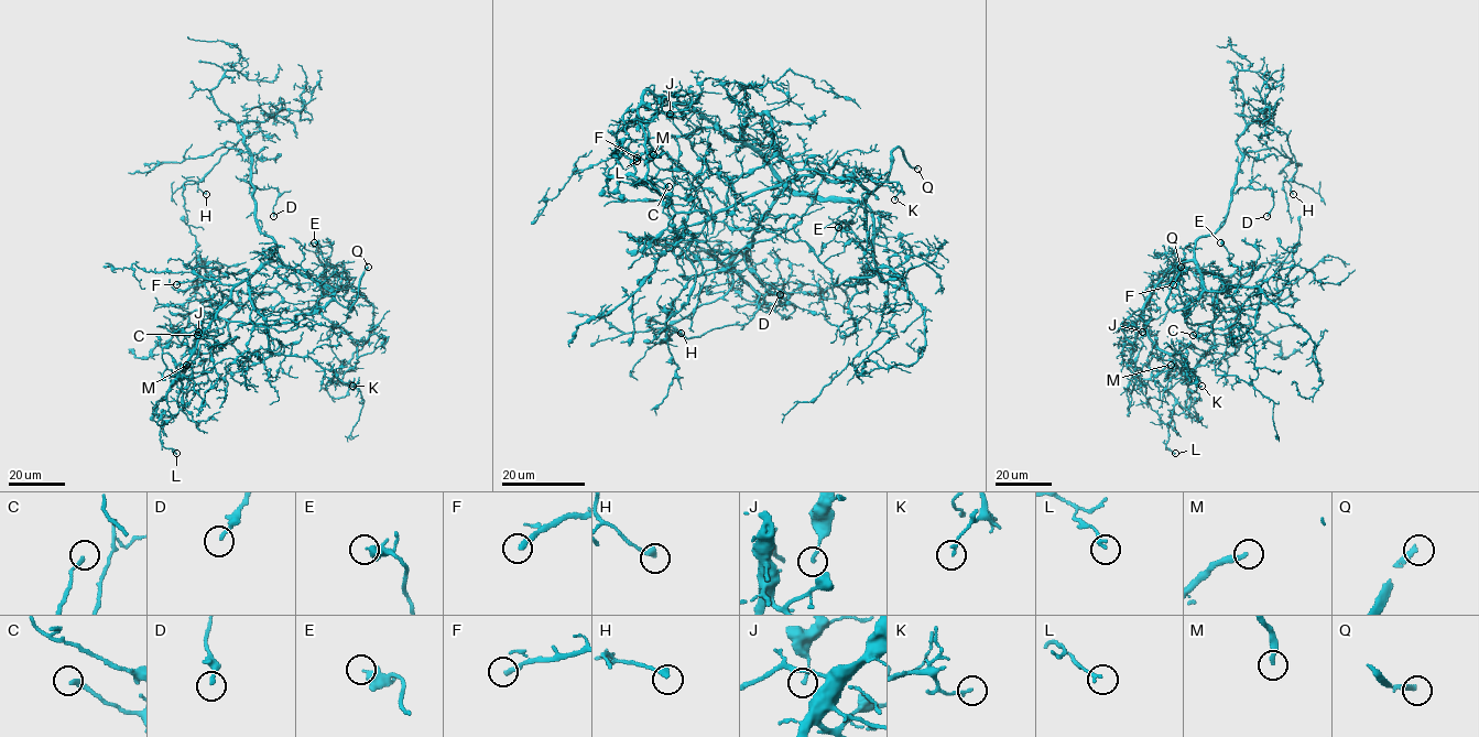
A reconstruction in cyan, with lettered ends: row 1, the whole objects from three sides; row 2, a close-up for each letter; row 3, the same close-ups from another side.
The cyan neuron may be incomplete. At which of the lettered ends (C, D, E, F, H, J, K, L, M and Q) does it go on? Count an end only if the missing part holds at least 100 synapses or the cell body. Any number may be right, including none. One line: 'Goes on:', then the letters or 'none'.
Goes on: F, Q

